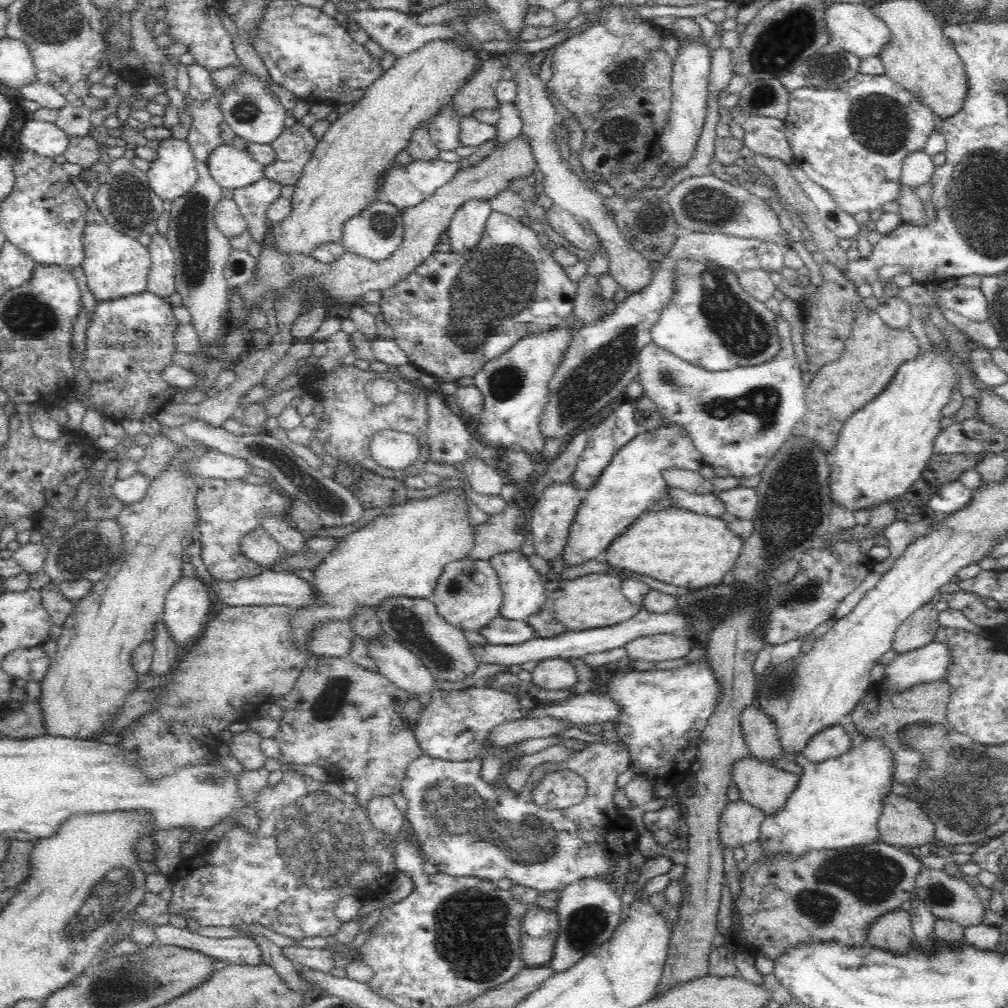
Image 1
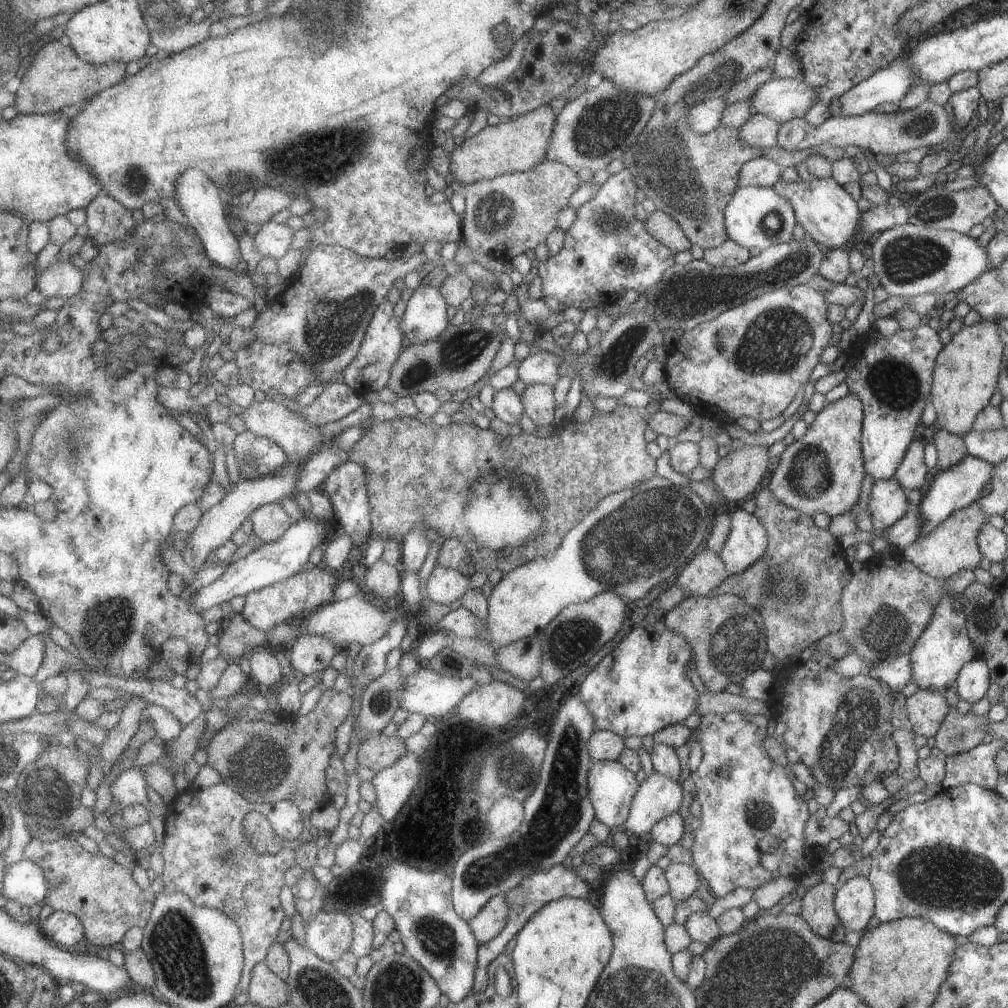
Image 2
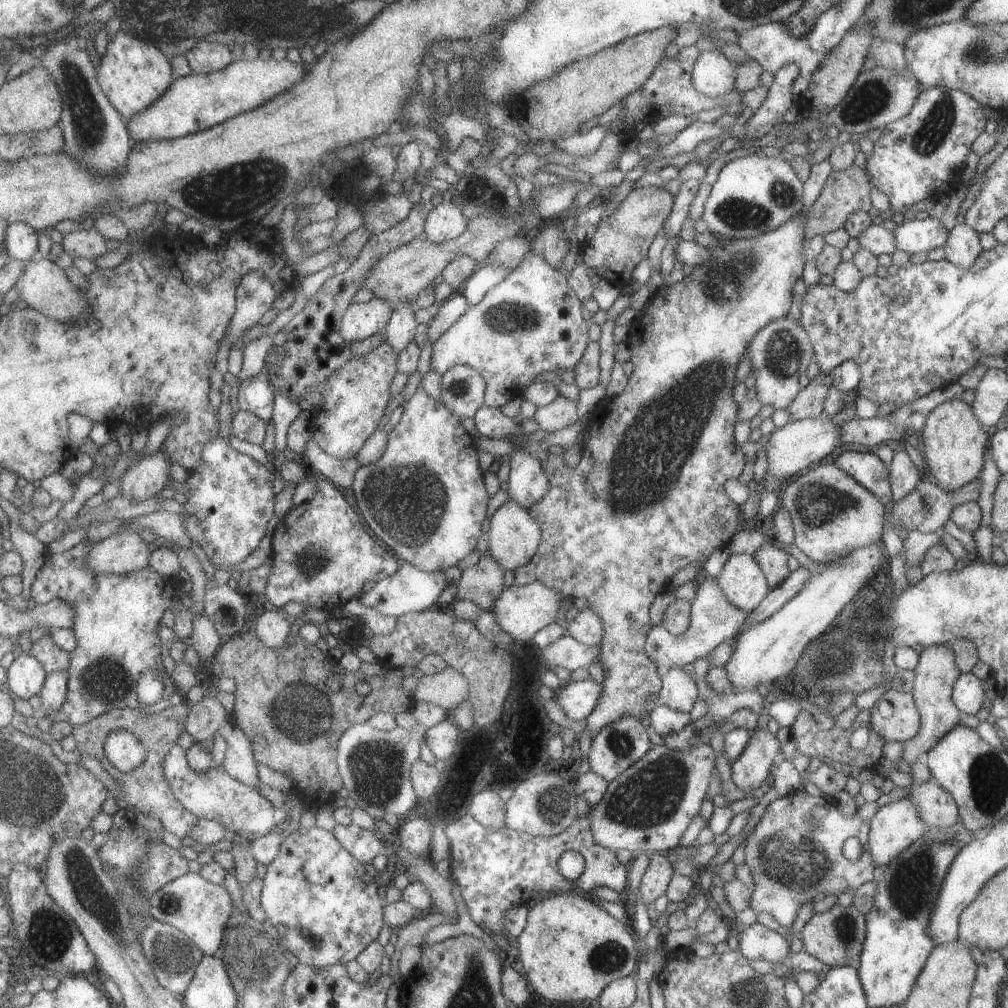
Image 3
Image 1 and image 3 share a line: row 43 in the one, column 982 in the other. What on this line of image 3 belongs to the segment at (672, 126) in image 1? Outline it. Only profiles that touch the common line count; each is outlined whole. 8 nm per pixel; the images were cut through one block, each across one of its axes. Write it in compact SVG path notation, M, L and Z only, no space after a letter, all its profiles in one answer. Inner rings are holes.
M959 673L953 682L951 698L959 712L975 714L988 695L988 682L979 680L972 673Z

